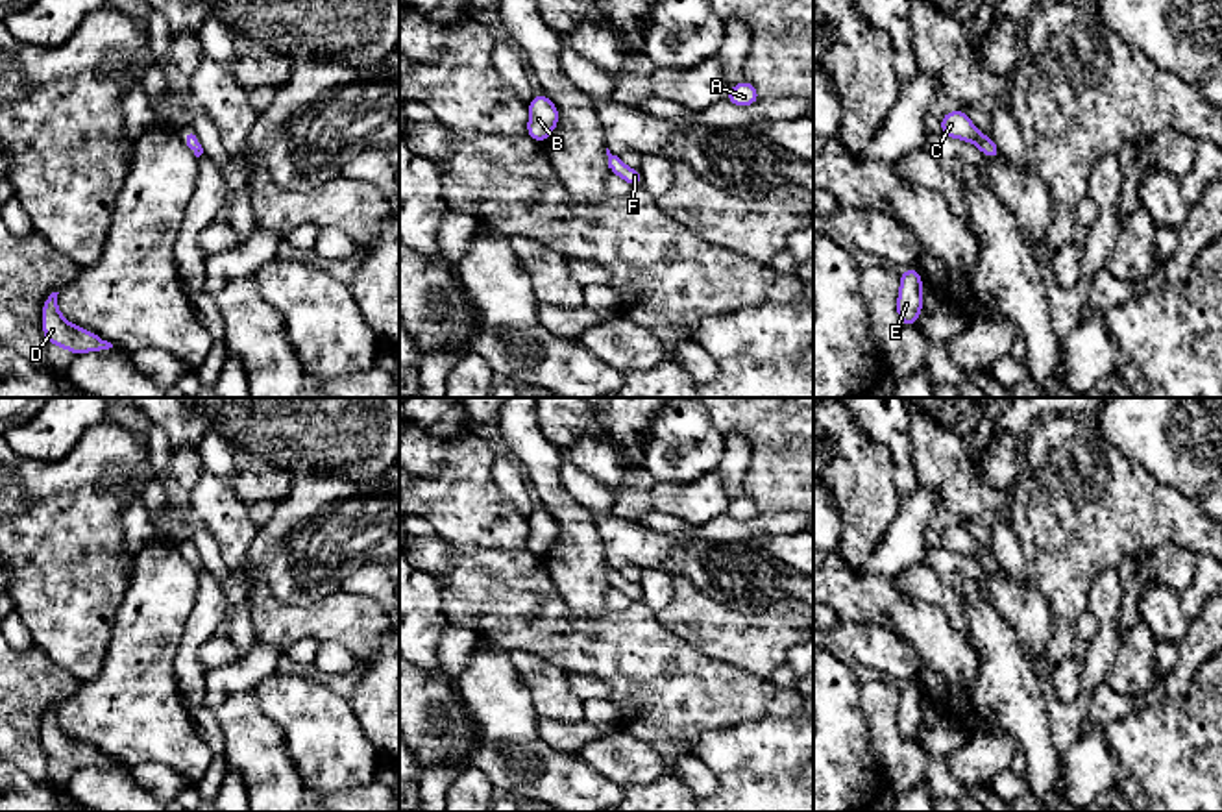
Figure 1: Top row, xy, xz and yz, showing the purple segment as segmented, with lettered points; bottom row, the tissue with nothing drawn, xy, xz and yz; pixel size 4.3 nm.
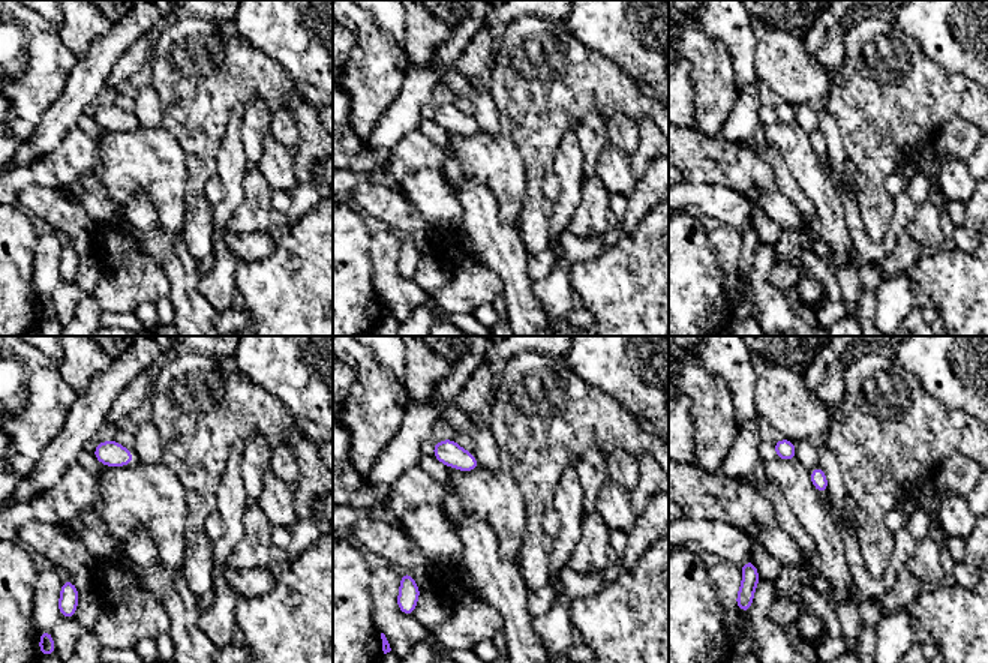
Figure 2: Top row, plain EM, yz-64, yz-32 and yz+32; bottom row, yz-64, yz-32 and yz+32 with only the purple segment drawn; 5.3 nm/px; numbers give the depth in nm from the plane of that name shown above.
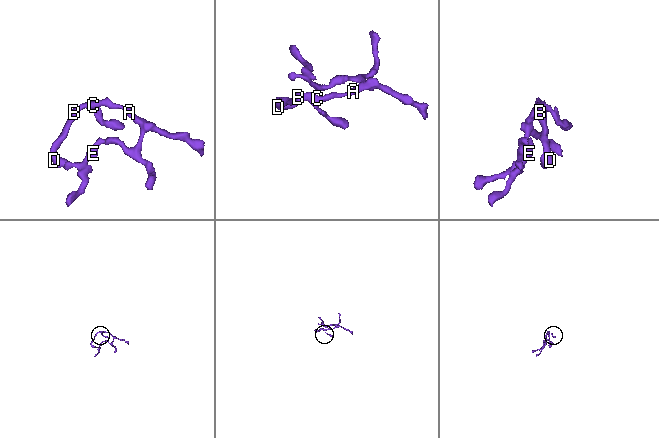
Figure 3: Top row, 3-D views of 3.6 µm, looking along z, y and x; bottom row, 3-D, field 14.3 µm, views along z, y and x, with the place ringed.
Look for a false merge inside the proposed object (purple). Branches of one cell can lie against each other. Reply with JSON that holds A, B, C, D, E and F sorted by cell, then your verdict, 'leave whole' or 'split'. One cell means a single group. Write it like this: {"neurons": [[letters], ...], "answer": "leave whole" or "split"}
{"neurons": [["A", "B", "C", "D", "E", "F"]], "answer": "leave whole"}

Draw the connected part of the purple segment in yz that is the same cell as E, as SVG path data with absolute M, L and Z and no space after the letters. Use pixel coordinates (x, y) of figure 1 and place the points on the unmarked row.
M906 683L900 688L900 705L897 712L898 734L913 742L923 723L923 694L917 683Z

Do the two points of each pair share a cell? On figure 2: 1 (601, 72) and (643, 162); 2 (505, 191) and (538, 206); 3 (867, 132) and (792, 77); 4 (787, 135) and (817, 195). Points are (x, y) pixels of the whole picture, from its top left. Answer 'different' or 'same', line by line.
1: different
2: different
3: different
4: same

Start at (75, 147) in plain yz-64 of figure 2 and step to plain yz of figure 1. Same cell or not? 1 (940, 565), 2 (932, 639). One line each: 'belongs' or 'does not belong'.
1: does not belong
2: does not belong

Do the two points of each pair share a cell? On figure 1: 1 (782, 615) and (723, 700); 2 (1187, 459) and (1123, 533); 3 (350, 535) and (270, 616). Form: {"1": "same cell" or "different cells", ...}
{"1": "different cells", "2": "different cells", "3": "different cells"}

